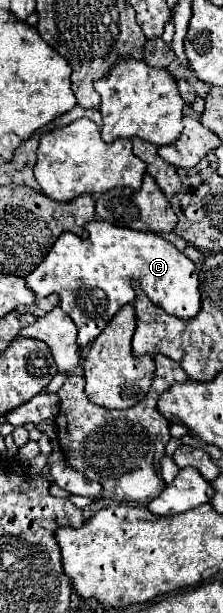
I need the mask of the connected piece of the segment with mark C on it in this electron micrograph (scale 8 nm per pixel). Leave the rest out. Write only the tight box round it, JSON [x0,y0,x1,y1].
[25,219,201,347]

